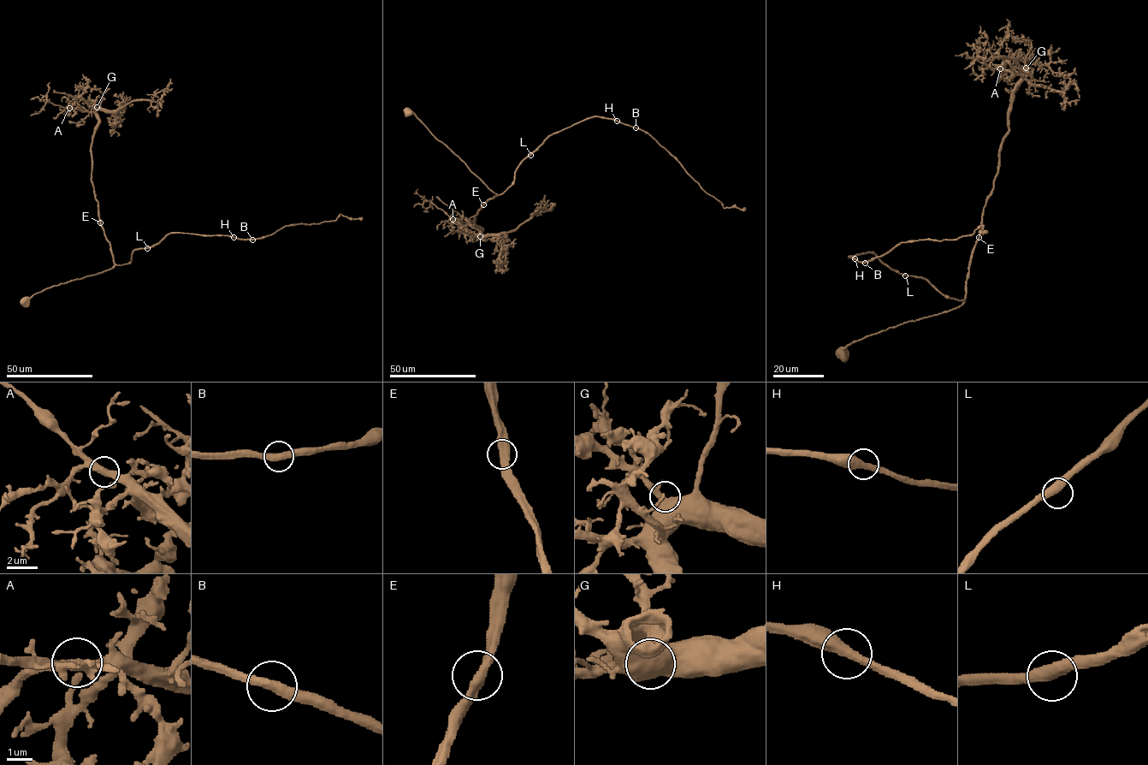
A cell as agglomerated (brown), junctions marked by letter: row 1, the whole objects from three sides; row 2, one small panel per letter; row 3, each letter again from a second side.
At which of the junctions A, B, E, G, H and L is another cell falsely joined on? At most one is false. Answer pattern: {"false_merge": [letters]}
{"false_merge": []}

